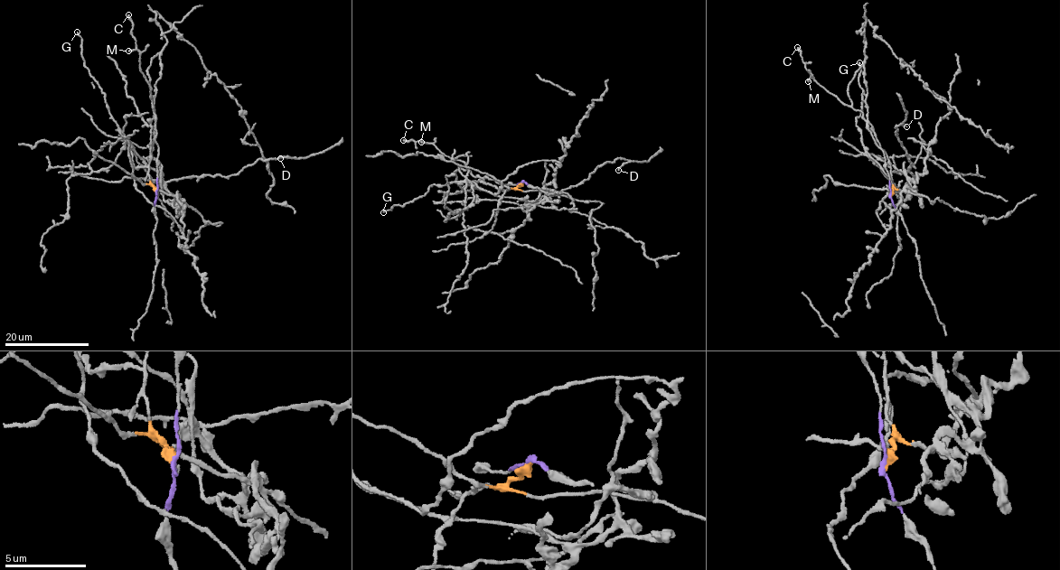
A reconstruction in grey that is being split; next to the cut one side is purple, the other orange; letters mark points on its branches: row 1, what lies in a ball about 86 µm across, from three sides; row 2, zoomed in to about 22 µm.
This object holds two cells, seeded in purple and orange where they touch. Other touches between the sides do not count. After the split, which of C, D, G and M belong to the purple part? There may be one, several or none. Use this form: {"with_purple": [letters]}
{"with_purple": ["C", "M"]}

